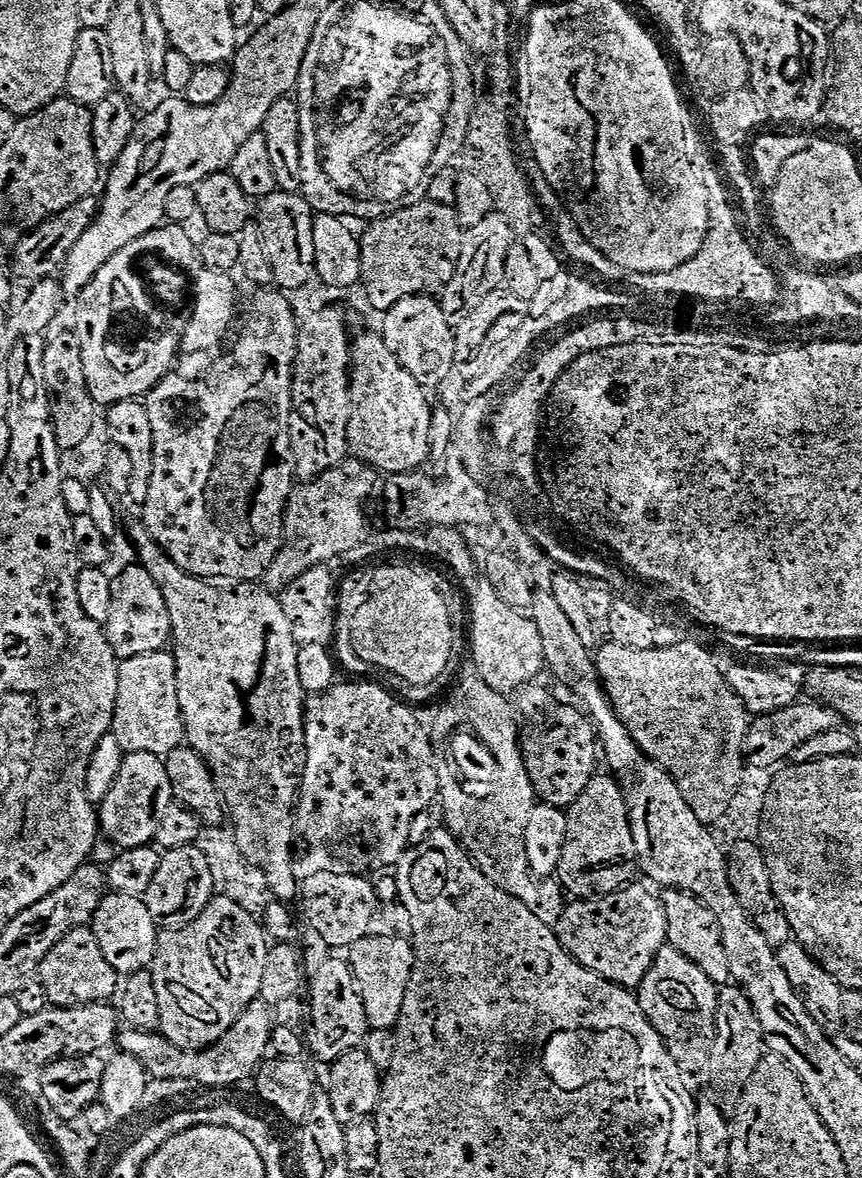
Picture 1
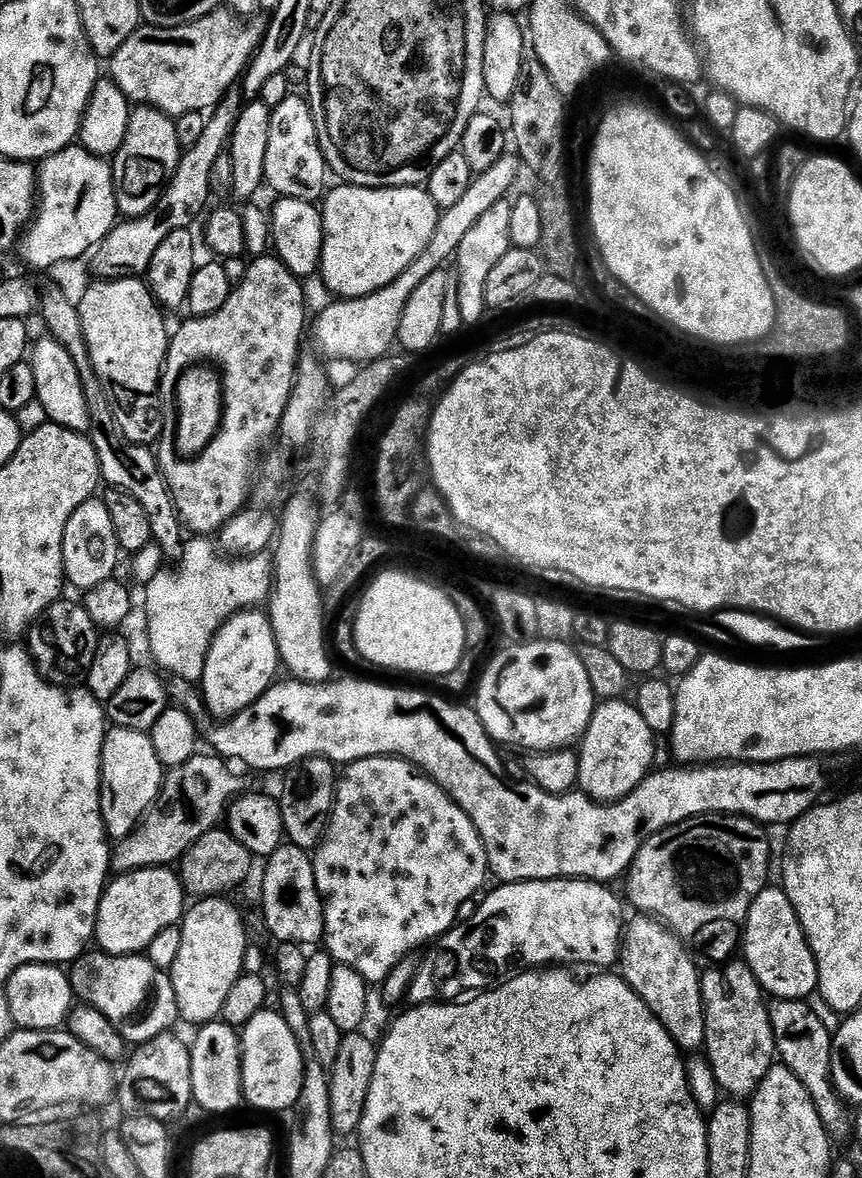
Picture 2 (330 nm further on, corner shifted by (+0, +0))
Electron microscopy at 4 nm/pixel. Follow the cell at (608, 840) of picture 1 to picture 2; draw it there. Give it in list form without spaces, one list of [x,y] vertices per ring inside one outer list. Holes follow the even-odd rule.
[[[627,699],[605,700],[597,703],[596,711],[590,718],[590,726],[585,730],[578,744],[578,755],[580,758],[580,779],[578,781],[579,791],[589,796],[592,800],[601,802],[615,802],[628,796],[645,780],[653,771],[652,759],[656,756],[657,737],[646,726],[646,718],[636,709],[635,703]]]

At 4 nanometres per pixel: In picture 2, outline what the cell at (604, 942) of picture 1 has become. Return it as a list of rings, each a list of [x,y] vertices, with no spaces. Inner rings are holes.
[[[636,914],[633,917],[633,920],[631,917],[627,921],[618,957],[618,968],[621,968],[619,971],[622,973],[622,978],[638,994],[638,998],[646,1002],[654,1018],[662,1022],[662,1026],[668,1031],[677,1048],[688,1054],[699,1053],[703,1049],[706,1038],[706,1018],[700,993],[701,969],[696,969],[696,964],[692,961],[693,953],[671,928],[651,916]]]

